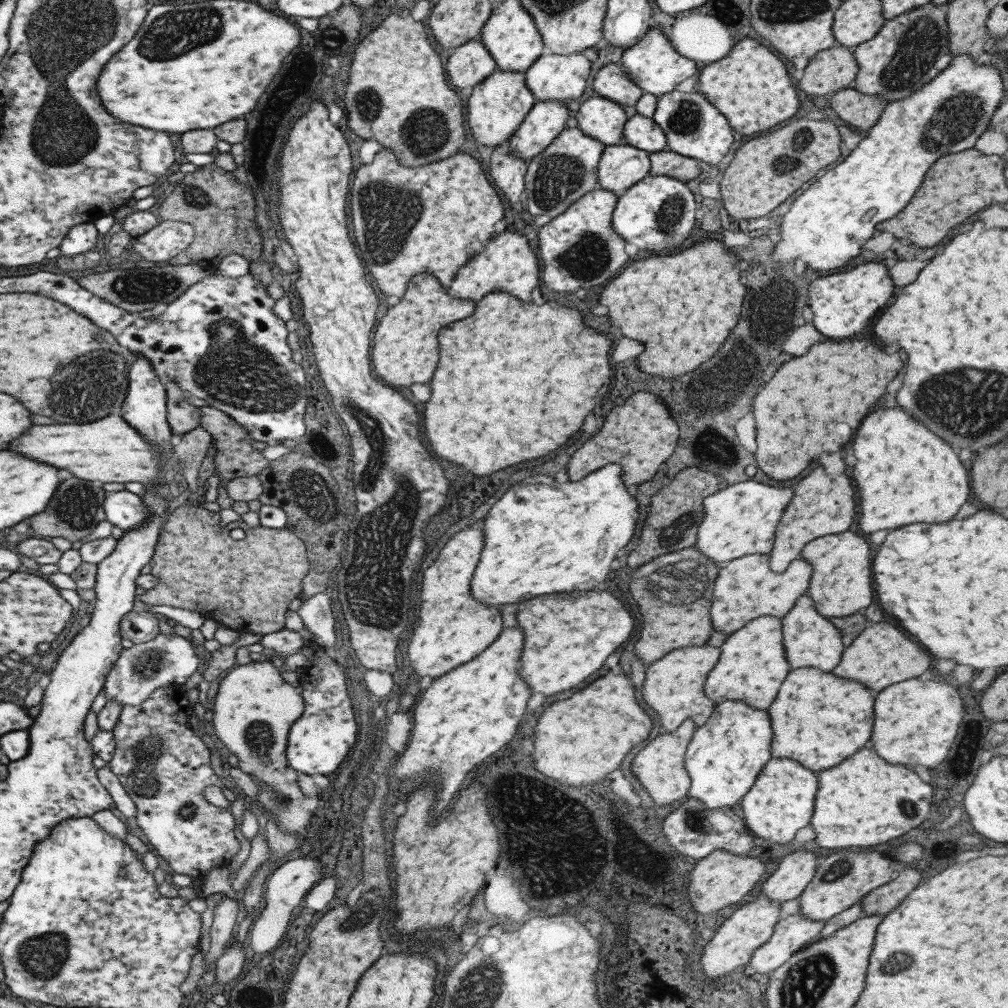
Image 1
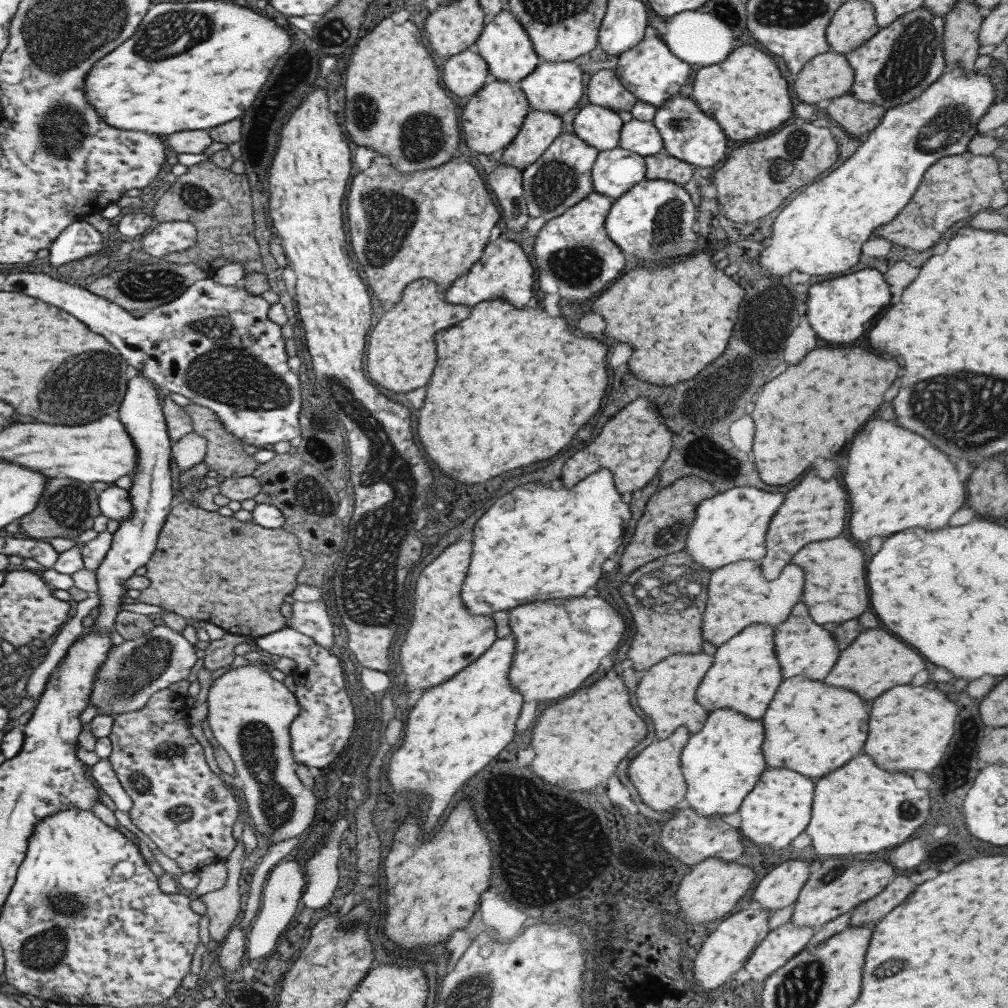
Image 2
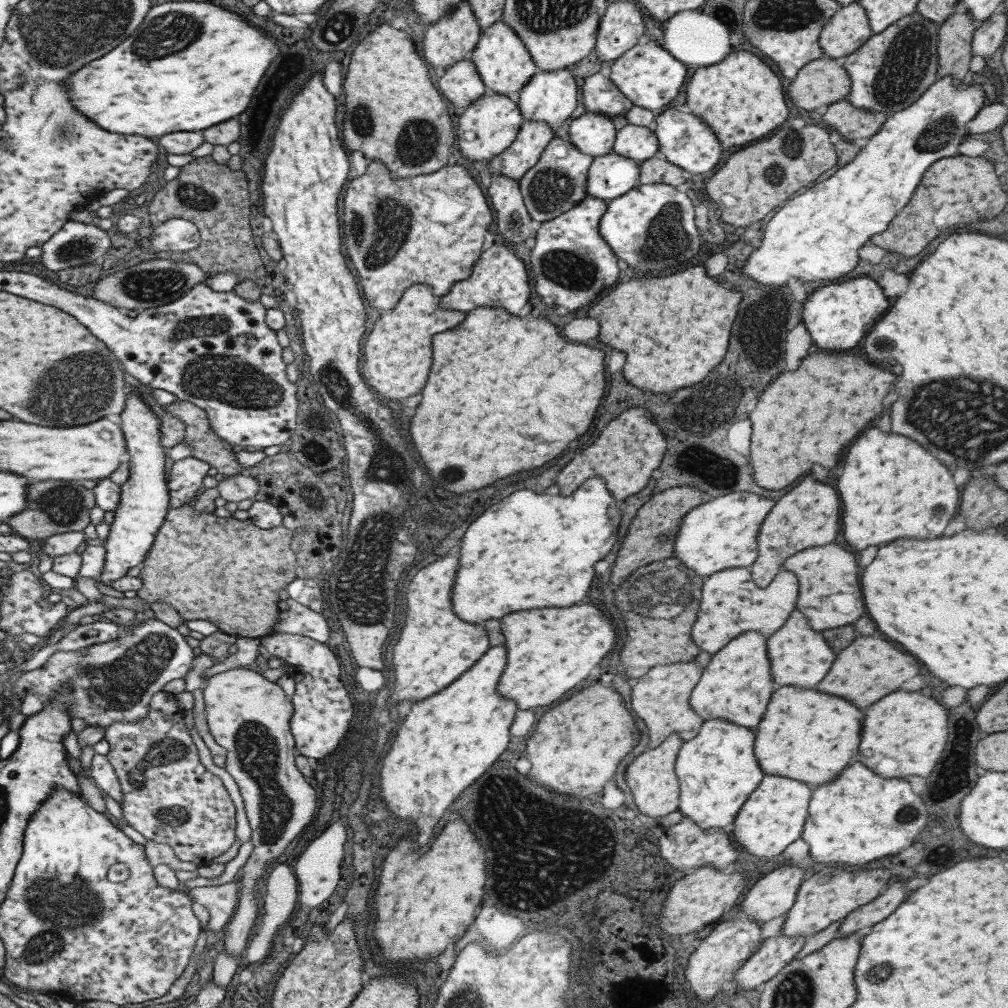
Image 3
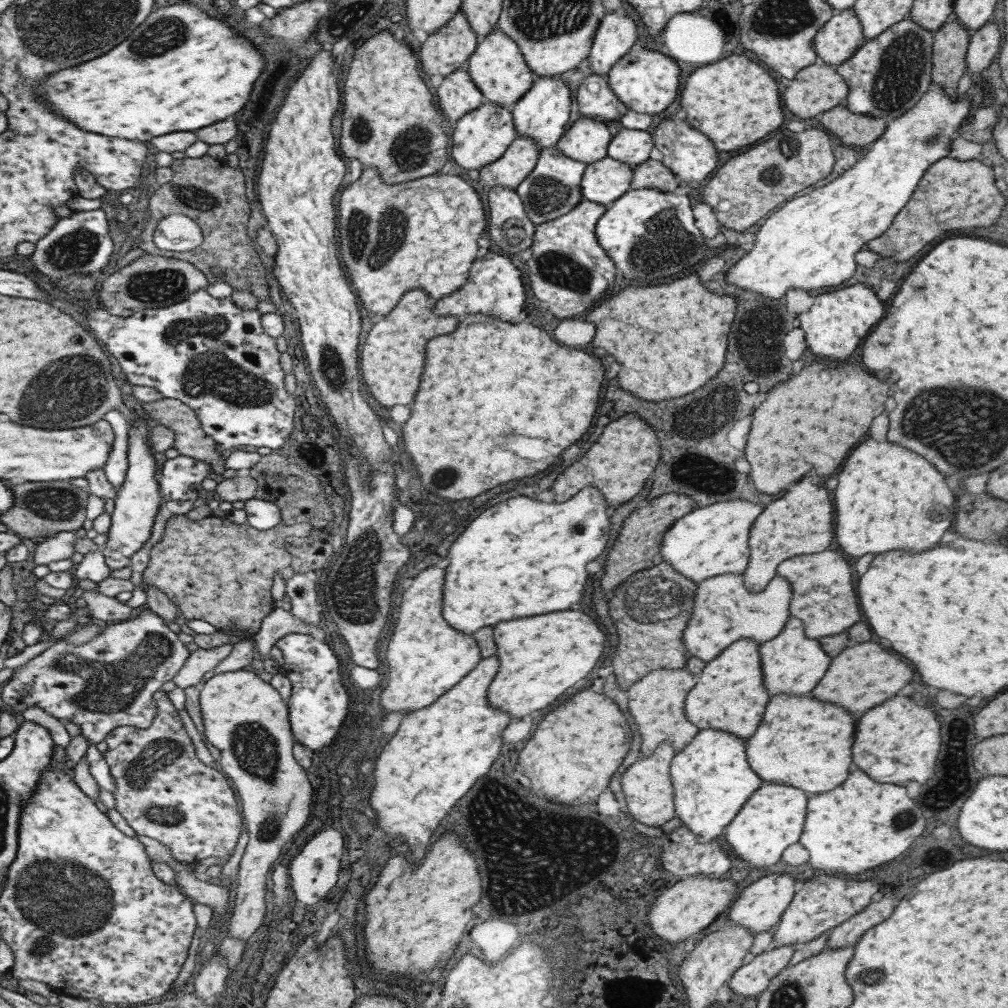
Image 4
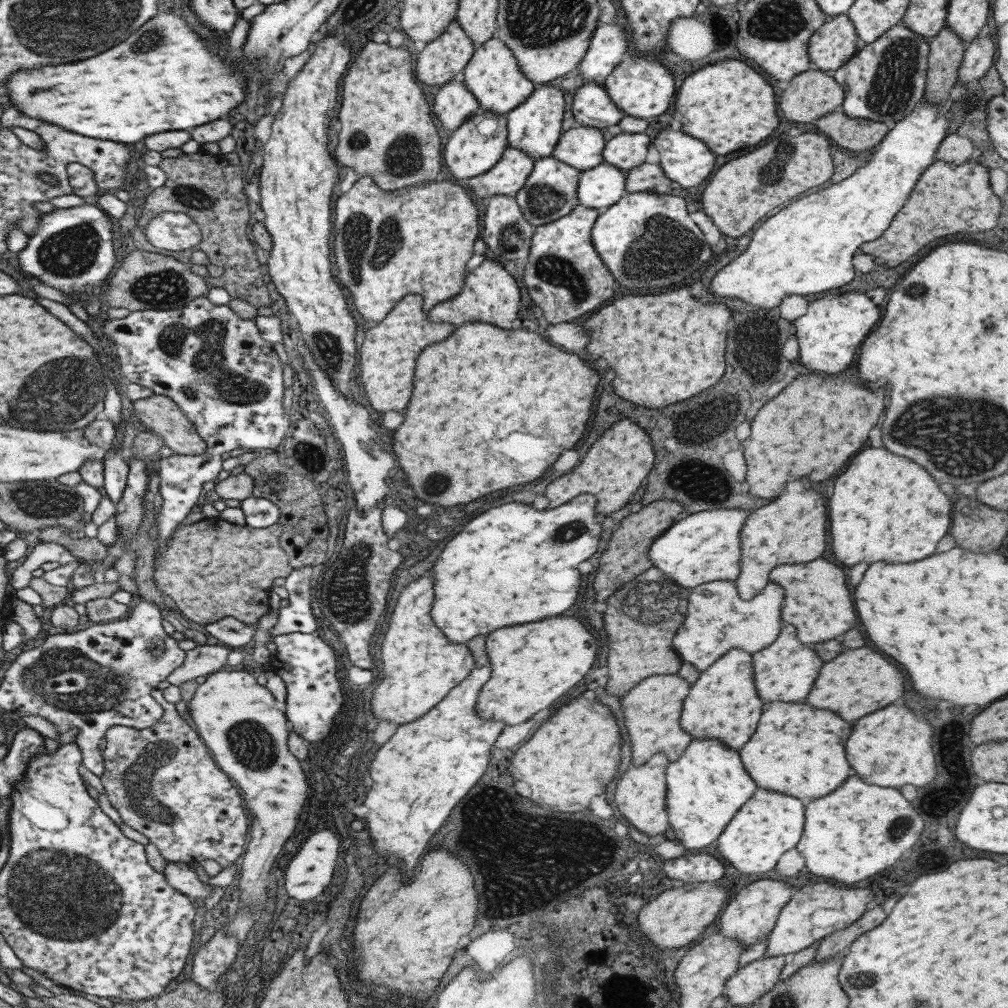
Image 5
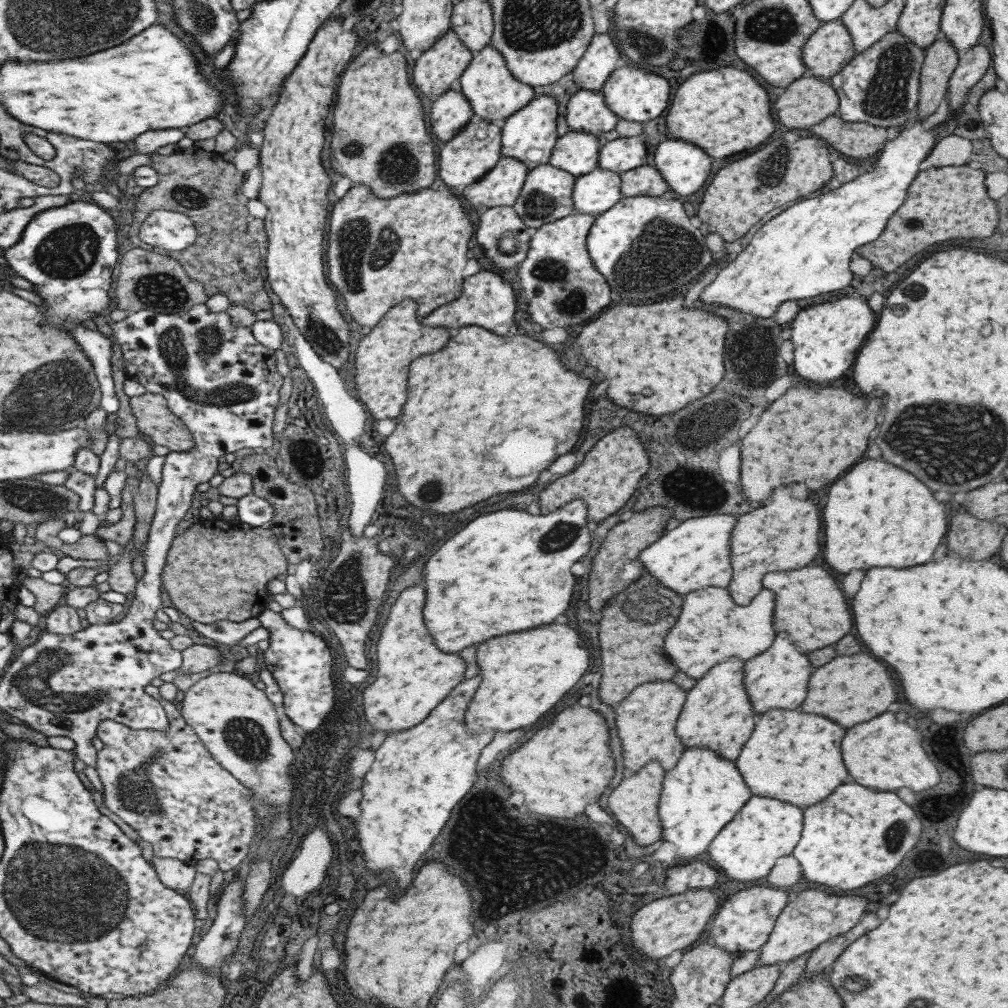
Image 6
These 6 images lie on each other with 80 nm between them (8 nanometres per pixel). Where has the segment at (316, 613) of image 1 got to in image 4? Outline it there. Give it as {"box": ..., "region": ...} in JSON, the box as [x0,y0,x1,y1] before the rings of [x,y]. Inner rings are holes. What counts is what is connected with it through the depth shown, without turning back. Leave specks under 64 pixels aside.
{"box":[249,594,311,660],"region":[[[283,594],[281,604],[275,604],[271,612],[262,618],[258,631],[249,636],[254,642],[254,648],[258,648],[258,650],[255,649],[256,656],[261,660],[264,659],[262,656],[268,653],[275,641],[284,634],[301,633],[310,635],[311,628],[288,613],[286,606],[289,603],[289,598],[286,594]]]}

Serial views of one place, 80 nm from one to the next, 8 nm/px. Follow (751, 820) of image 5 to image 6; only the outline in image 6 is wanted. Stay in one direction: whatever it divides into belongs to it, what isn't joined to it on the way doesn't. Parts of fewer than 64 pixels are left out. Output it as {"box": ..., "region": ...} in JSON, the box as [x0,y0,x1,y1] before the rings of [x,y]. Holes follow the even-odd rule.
{"box":[706,796,802,882],"region":[[[753,796],[706,846],[711,864],[735,882],[751,882],[769,875],[775,861],[792,854],[802,829],[802,810],[789,802]]]}

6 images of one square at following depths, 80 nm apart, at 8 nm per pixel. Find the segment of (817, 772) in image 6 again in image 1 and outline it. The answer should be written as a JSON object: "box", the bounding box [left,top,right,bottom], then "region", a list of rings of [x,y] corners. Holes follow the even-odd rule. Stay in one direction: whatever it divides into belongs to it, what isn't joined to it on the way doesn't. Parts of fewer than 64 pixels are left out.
{"box":[768,668,873,772],"region":[[[813,668],[789,670],[768,707],[773,730],[771,758],[791,758],[811,772],[827,770],[865,746],[871,734],[873,698],[851,680],[839,680]]]}

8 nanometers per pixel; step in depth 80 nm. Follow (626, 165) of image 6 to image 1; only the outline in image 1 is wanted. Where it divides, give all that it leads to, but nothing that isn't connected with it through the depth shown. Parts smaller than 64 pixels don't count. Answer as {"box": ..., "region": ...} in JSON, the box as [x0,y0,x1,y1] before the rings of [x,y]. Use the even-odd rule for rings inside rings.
{"box":[622,114,666,153],"region":[[[638,114],[625,121],[622,130],[622,144],[647,153],[666,149],[663,131],[653,122],[652,118]]]}

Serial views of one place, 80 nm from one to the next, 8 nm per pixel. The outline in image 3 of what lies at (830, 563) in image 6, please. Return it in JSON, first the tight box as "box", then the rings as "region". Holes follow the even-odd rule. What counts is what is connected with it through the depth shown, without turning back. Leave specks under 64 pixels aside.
{"box":[835,428,959,550],"region":[[[869,428],[847,450],[841,476],[835,482],[835,490],[841,500],[841,536],[853,550],[883,546],[897,538],[923,540],[940,536],[947,522],[957,514],[959,487],[951,480],[947,468],[943,468],[931,454],[927,454],[927,450],[915,442]]]}

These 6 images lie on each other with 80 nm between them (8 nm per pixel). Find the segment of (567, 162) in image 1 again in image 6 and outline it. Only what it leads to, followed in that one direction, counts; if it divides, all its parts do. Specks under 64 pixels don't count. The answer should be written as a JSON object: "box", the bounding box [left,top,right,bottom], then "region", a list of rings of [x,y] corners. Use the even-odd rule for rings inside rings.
{"box":[512,162,575,230],"region":[[[549,162],[528,170],[521,192],[512,204],[517,218],[523,222],[527,229],[535,230],[540,225],[554,222],[554,219],[573,214],[575,212],[572,205],[572,186],[574,182],[574,176],[551,166]]]}

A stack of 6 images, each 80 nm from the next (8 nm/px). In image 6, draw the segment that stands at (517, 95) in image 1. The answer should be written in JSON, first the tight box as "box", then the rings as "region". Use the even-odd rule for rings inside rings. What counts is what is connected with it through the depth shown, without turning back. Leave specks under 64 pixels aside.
{"box":[437,116,504,189],"region":[[[477,116],[471,117],[467,124],[451,140],[443,143],[437,160],[437,174],[443,184],[452,189],[465,189],[478,181],[498,161],[500,156],[501,127],[504,121],[489,122]]]}

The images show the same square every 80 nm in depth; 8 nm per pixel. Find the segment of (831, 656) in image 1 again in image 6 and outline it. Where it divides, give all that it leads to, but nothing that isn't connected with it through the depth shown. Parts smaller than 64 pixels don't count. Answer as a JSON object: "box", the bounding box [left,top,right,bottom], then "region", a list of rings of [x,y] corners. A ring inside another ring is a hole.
{"box":[742,633,811,716],"region":[[[776,633],[767,650],[744,661],[742,683],[753,713],[759,716],[771,708],[798,709],[805,698],[811,672],[806,654],[790,641],[787,633]]]}

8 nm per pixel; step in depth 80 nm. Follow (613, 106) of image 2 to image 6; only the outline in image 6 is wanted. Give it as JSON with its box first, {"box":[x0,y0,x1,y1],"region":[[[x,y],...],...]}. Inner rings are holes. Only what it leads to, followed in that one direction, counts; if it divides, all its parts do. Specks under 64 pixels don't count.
{"box":[565,90,619,135],"region":[[[578,90],[565,104],[565,124],[570,131],[598,135],[613,130],[619,120],[606,106],[599,90]]]}

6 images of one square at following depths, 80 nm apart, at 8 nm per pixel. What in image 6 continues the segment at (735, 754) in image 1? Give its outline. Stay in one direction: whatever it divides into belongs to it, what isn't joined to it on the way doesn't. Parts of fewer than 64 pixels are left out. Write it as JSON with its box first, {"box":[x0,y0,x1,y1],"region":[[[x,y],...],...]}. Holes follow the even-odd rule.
{"box":[659,748,751,863],"region":[[[701,748],[684,749],[673,769],[664,774],[659,792],[660,839],[676,846],[673,861],[677,863],[685,863],[704,853],[722,826],[738,813],[751,796],[734,761],[721,758],[714,750]]]}

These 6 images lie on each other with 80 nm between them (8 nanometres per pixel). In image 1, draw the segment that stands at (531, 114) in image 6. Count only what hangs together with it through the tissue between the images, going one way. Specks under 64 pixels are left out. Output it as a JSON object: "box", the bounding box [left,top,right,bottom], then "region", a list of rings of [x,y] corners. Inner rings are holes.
{"box":[524,52,590,102],"region":[[[570,52],[569,54],[544,53],[524,72],[525,86],[531,91],[535,101],[537,100],[556,100],[557,102],[569,102],[575,100],[577,96],[583,94],[585,90],[585,79],[588,77],[590,62],[583,54]]]}

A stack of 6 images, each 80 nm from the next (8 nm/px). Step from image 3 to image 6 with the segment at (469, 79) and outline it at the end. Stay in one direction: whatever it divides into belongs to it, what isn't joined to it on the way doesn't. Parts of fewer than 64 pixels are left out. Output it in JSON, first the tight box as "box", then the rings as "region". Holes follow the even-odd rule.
{"box":[429,90,474,140],"region":[[[445,90],[435,99],[429,110],[429,130],[437,140],[451,140],[474,117],[462,91]]]}

